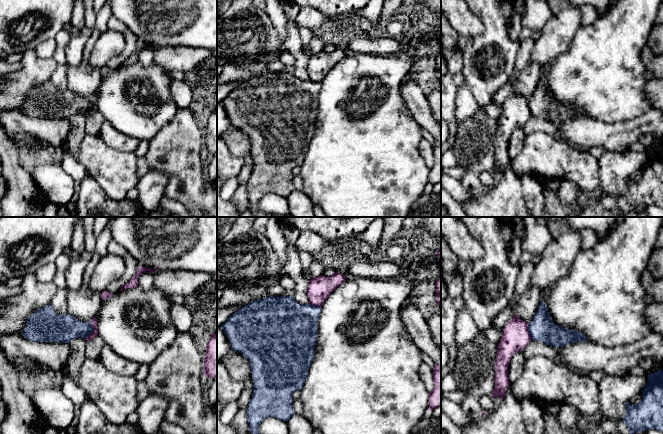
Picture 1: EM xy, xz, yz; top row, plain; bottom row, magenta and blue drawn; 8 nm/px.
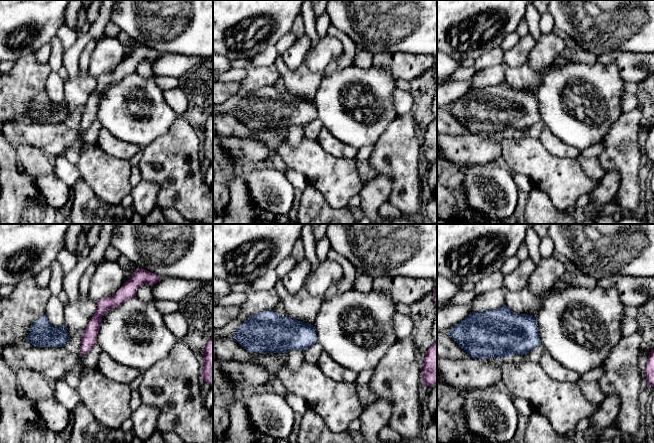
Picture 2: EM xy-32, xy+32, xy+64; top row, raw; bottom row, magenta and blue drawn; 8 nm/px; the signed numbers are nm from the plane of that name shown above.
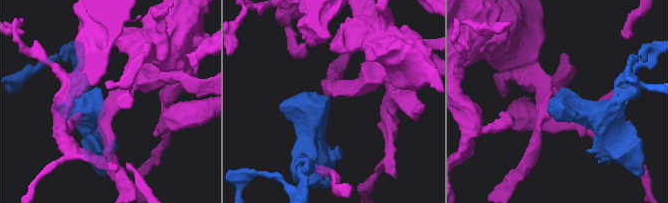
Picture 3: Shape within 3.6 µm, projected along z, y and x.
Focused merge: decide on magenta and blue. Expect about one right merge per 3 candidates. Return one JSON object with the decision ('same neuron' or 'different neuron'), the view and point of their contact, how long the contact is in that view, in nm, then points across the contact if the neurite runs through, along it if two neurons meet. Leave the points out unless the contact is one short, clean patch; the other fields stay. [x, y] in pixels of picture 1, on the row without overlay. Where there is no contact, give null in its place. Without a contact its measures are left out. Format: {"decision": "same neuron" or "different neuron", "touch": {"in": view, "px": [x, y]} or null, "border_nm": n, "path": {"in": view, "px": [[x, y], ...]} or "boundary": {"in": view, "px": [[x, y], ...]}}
{"decision": "different neuron", "touch": {"in": "xy", "px": [94, 106]}, "border_nm": 140, "boundary": {"in": "xy", "px": [[91, 98], [93, 106], [85, 114]]}}

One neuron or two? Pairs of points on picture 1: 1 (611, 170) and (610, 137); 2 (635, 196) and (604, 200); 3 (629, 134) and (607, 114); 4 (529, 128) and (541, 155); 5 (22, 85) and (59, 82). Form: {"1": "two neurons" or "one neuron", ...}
{"1": "two neurons", "2": "one neuron", "3": "two neurons", "4": "two neurons", "5": "two neurons"}

